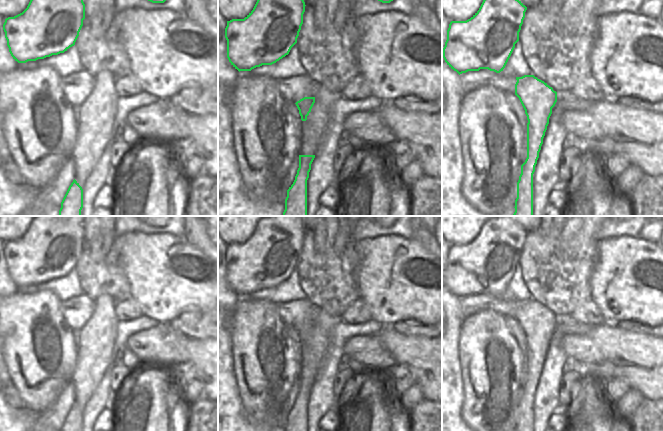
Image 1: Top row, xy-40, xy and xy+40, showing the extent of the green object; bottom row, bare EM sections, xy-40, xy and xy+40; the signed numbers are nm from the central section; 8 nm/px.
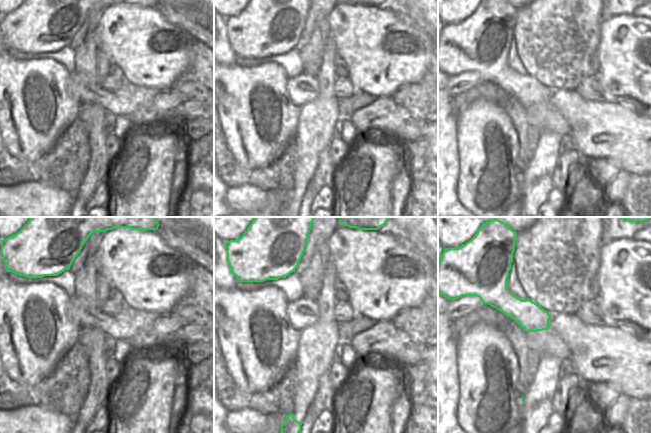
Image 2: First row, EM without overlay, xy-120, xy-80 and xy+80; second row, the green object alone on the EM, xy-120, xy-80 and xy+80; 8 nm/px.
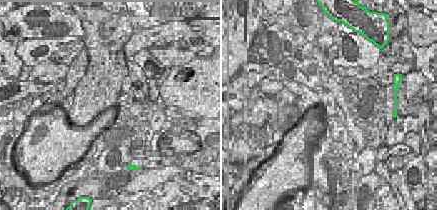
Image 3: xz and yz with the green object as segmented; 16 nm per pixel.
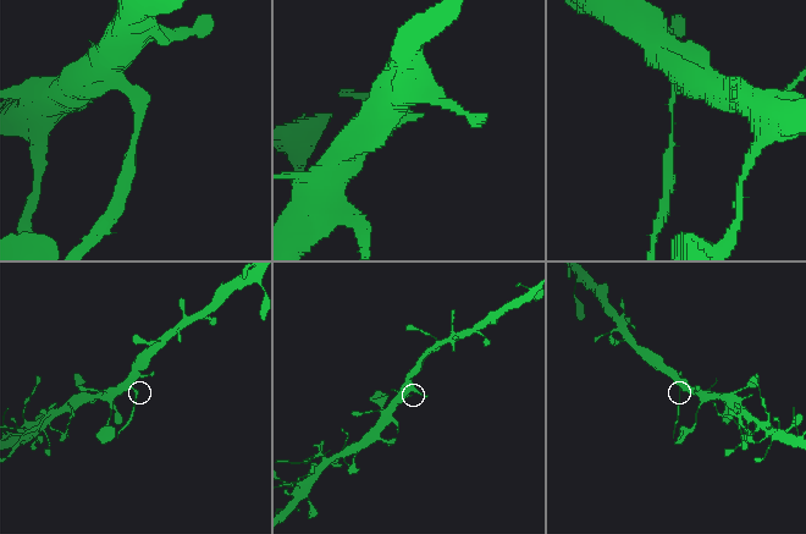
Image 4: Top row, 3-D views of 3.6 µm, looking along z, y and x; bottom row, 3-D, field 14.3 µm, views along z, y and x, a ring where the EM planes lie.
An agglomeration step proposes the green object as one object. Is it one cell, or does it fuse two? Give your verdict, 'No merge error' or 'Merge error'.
Merge error

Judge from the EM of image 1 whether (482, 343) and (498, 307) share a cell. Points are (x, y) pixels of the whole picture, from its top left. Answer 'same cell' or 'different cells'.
different cells

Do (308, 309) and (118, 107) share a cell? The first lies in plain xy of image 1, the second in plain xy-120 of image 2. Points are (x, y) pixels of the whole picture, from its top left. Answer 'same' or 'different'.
same

